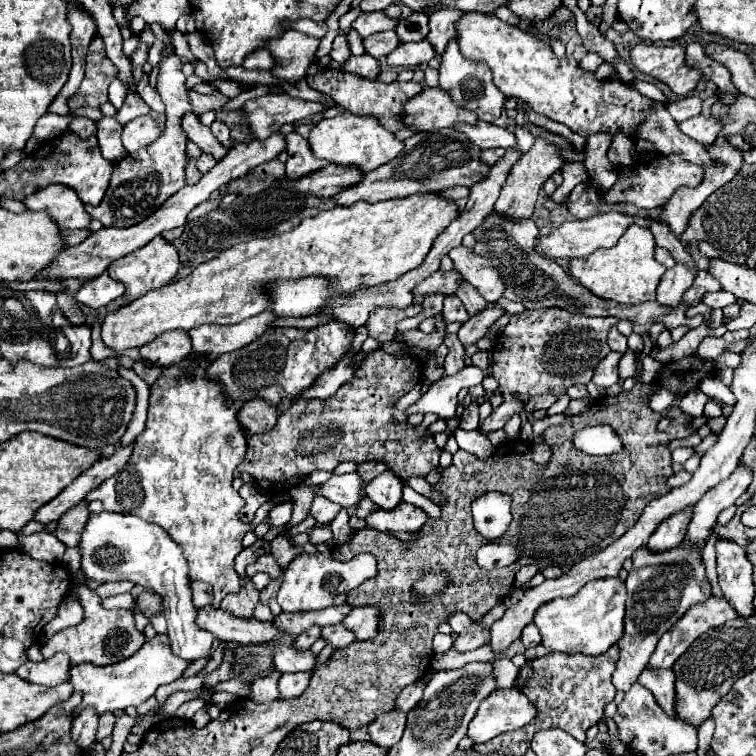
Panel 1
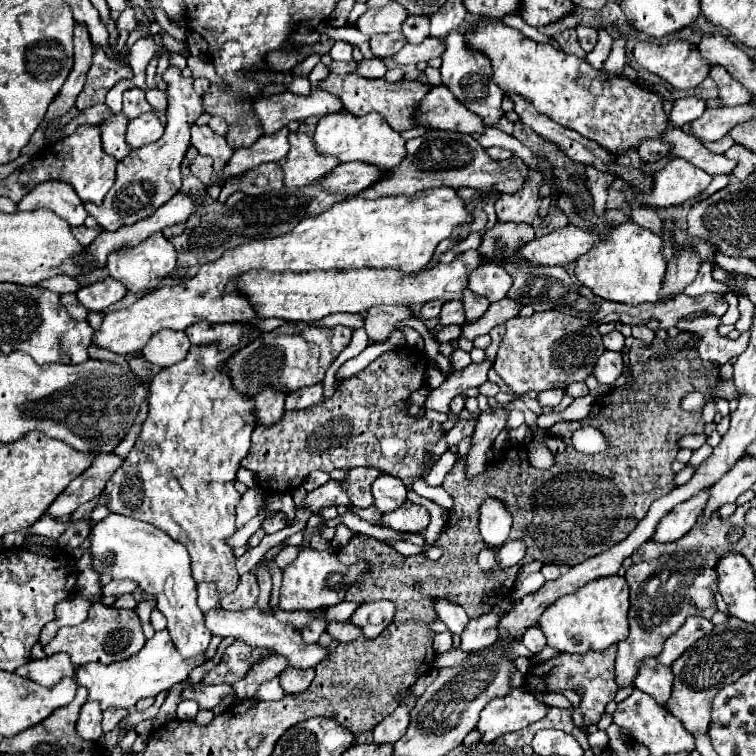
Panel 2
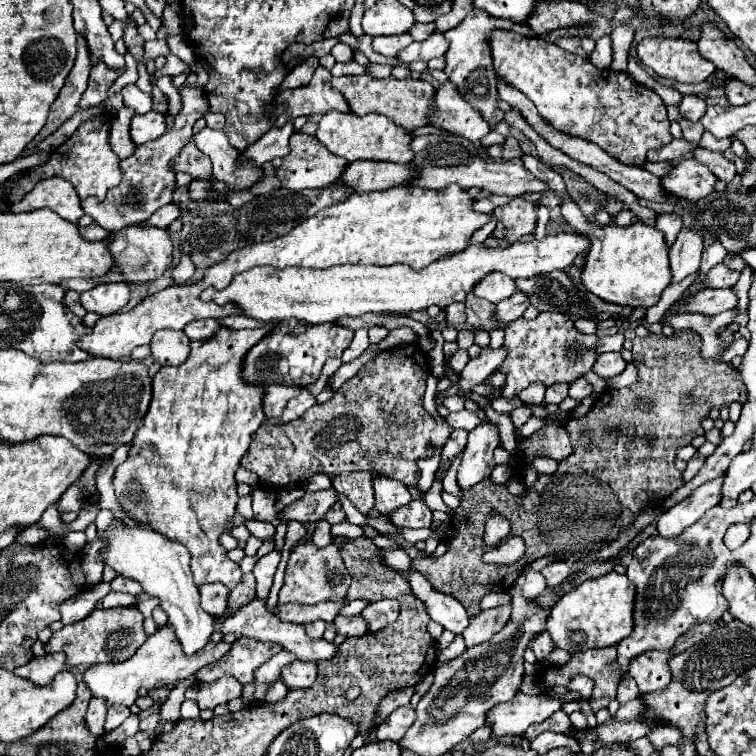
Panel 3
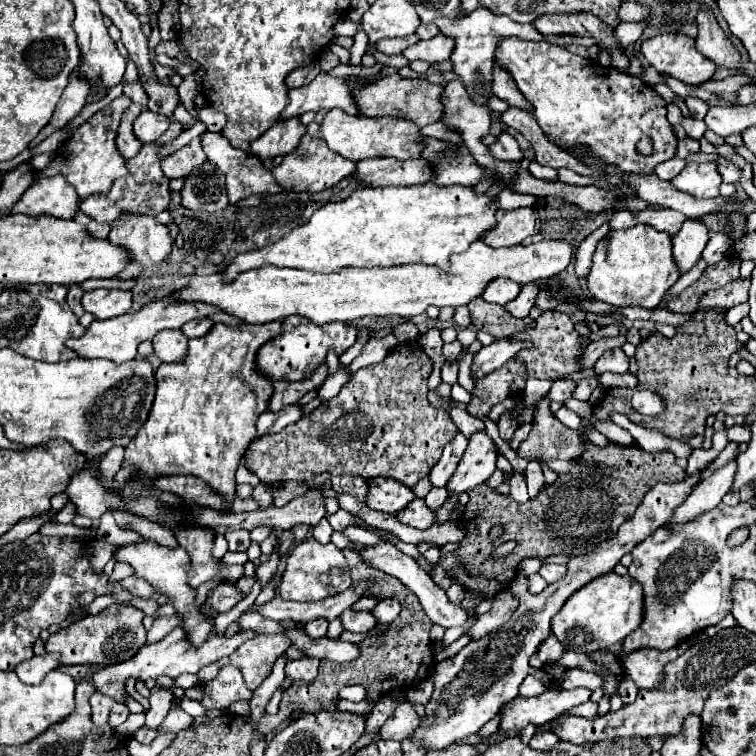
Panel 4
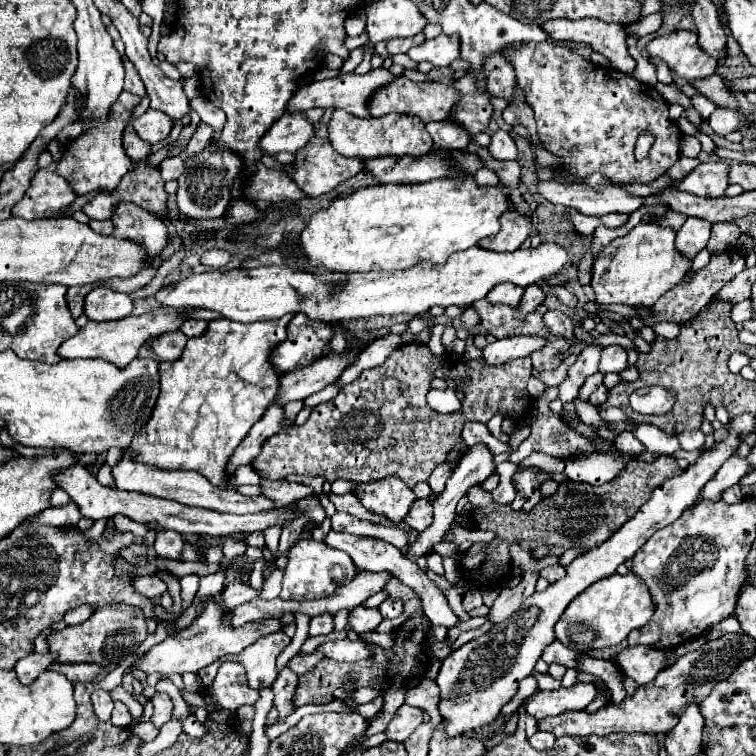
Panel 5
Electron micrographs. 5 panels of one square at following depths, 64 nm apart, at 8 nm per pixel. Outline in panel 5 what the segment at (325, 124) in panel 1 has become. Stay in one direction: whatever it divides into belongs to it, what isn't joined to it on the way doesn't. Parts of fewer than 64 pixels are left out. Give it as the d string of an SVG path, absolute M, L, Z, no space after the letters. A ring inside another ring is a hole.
M334 110L328 122L328 140L332 148L342 156L366 152L360 156L362 160L378 156L424 156L434 146L430 134L416 116L388 114L382 118L356 118L344 110Z

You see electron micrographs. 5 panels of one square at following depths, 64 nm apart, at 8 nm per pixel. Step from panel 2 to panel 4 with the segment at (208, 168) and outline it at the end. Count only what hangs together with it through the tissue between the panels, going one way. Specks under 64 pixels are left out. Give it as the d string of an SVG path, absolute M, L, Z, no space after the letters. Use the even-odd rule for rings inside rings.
M194 138L184 148L176 150L170 156L166 156L162 160L162 170L164 170L164 176L178 178L178 176L186 176L186 172L196 170L204 162L206 162L206 154L204 154L204 150L200 146L200 140Z

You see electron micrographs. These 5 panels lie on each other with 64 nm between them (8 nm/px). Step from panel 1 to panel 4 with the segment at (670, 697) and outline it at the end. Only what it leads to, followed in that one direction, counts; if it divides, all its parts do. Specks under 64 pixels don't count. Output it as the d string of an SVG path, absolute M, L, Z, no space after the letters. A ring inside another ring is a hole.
M683 641L672 650L652 650L652 648L642 648L636 652L630 652L628 656L622 658L622 666L626 674L636 682L638 688L658 688L664 682L664 666L670 660L676 660L684 650L690 648L691 644Z

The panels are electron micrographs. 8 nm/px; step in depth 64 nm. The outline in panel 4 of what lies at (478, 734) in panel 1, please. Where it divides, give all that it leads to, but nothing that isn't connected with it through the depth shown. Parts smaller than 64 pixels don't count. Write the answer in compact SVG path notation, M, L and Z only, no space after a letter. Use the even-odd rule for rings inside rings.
M574 688L574 690L546 690L540 696L534 698L522 698L516 696L516 700L504 704L500 708L500 734L520 734L528 724L544 724L560 714L564 714L568 708L578 706L590 698L590 690L586 688Z

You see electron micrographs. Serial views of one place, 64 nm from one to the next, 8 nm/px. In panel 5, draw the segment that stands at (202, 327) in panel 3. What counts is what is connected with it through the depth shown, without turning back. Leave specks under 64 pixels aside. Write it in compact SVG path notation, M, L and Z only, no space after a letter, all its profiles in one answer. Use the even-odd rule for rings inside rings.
M190 318L186 320L180 330L186 334L186 336L202 336L204 330L208 328L208 322L206 320L196 320L196 318Z

